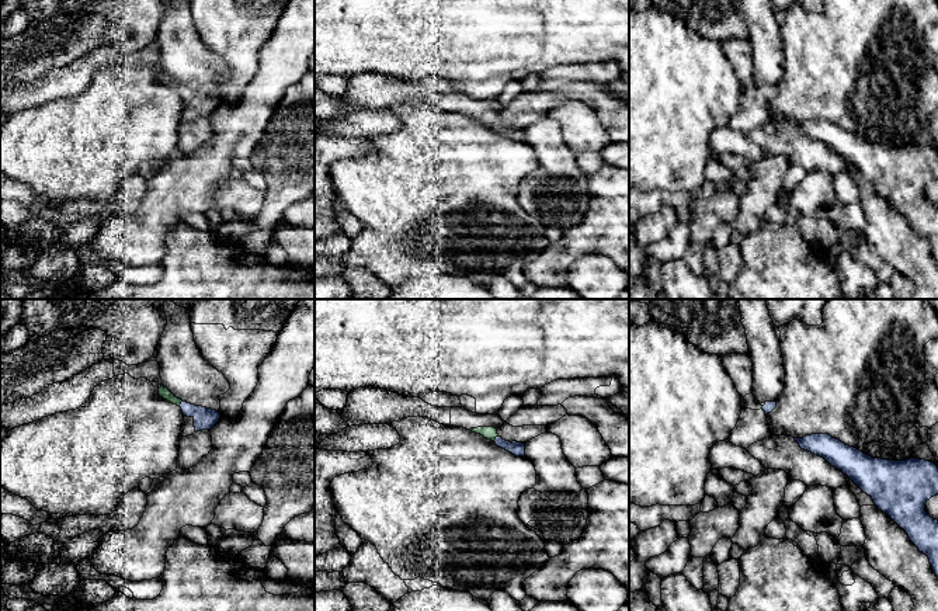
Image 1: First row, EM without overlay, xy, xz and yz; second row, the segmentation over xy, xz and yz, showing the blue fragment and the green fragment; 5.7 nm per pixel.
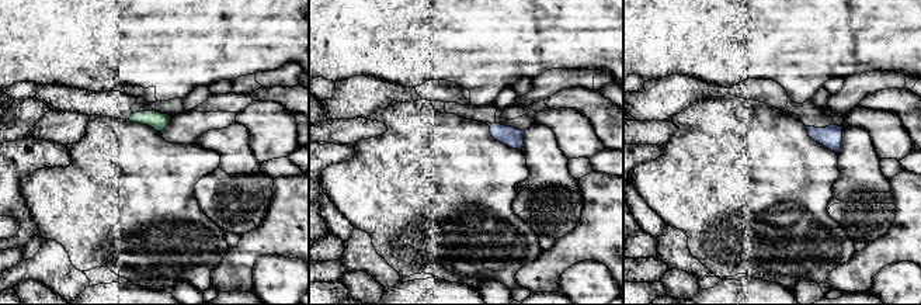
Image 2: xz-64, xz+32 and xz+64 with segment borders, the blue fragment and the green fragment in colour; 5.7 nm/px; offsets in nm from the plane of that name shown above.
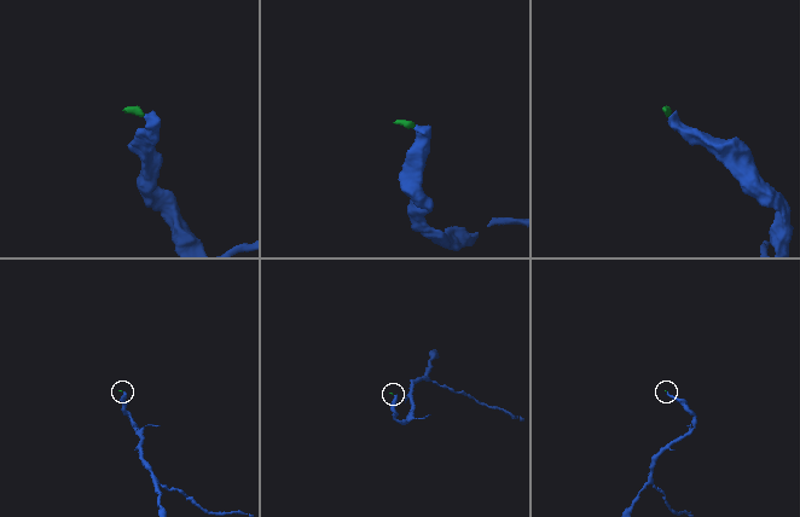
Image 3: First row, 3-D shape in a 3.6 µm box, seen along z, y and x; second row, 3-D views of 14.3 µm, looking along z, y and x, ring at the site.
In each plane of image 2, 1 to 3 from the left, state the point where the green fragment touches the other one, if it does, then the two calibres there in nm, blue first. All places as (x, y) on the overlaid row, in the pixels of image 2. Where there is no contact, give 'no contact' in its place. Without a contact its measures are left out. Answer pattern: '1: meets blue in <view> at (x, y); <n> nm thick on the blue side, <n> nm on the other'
1: no contact
2: no contact
3: no contact

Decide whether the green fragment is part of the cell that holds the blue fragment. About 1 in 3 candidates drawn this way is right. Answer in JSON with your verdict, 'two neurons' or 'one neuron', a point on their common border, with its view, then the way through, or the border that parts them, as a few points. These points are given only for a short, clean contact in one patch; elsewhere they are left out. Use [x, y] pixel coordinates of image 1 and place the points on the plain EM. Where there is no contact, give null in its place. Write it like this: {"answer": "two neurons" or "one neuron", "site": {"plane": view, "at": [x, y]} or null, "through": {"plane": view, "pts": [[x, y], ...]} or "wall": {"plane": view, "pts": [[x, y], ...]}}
{"answer": "one neuron", "site": {"plane": "xz", "at": [496, 122]}, "through": {"plane": "xz", "pts": [[516, 134], [503, 129], [496, 122], [490, 118]]}}

